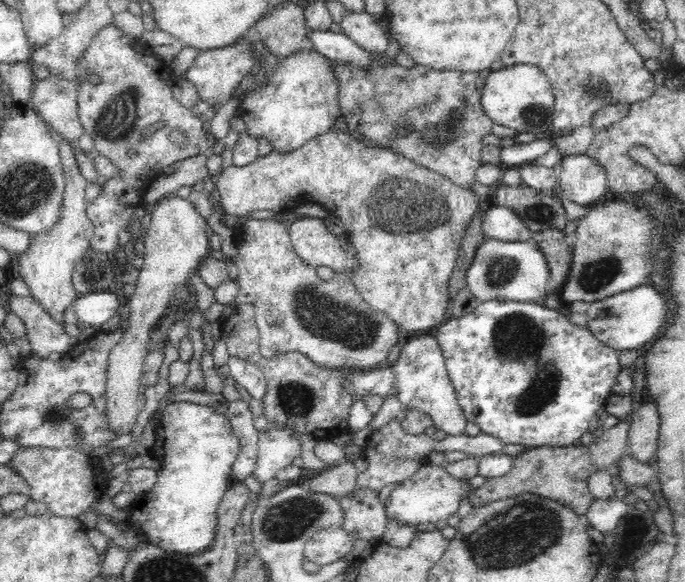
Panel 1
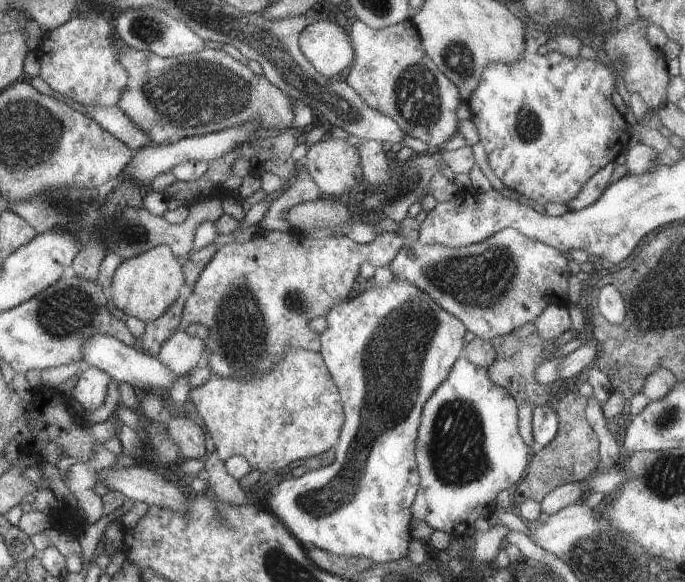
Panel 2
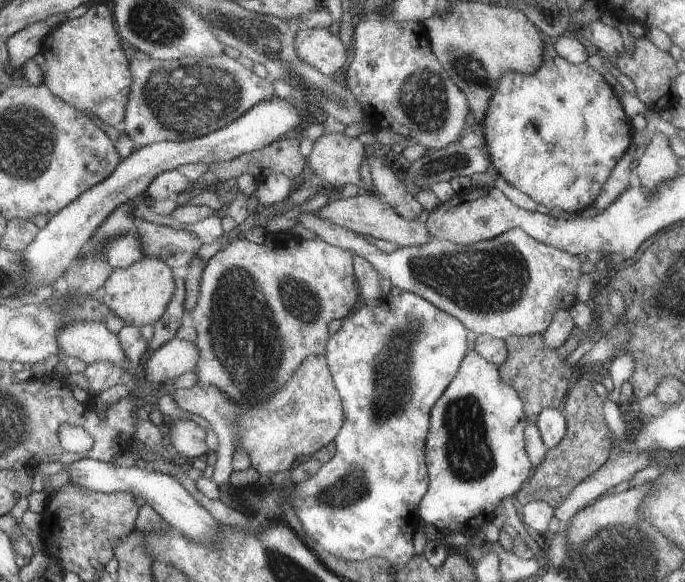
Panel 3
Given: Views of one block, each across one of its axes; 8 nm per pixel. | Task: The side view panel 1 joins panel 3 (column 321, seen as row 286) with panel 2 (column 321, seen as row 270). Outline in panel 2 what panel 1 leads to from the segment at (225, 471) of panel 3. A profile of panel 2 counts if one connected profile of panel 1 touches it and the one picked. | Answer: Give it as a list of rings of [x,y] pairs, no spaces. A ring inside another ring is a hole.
[[[286,348],[284,358],[268,374],[246,379],[222,378],[212,373],[206,384],[191,389],[189,398],[200,414],[201,424],[208,430],[218,456],[226,461],[241,455],[253,470],[265,475],[268,473],[265,480],[285,471],[296,460],[306,460],[333,449],[345,424],[345,411],[338,388],[320,352],[302,348]]]

